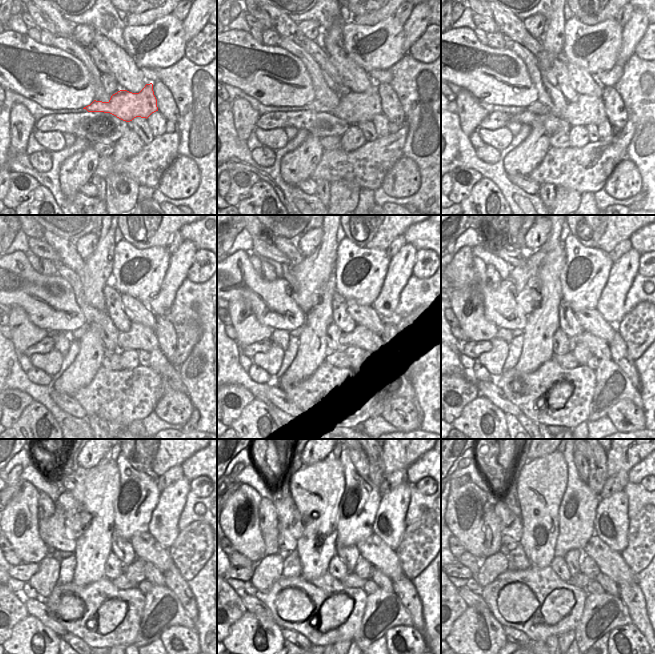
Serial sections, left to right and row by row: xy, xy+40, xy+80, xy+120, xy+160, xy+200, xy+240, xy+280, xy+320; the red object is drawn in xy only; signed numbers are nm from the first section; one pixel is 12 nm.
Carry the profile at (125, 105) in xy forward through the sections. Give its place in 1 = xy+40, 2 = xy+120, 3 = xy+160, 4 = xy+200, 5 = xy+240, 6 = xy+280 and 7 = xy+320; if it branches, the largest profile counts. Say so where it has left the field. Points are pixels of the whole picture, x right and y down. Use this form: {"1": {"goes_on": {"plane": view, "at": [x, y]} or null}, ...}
{"1": {"goes_on": {"plane": "xy+40", "at": [353, 108]}}, "2": {"goes_on": {"plane": "xy+120", "at": [139, 337]}}, "3": {"goes_on": {"plane": "xy+160", "at": [360, 336]}}, "4": {"goes_on": {"plane": "xy+200", "at": [598, 347]}}, "5": {"goes_on": {"plane": "xy+240", "at": [152, 573]}}, "6": {"goes_on": {"plane": "xy+280", "at": [383, 581]}}, "7": {"goes_on": {"plane": "xy+320", "at": [610, 587]}}}

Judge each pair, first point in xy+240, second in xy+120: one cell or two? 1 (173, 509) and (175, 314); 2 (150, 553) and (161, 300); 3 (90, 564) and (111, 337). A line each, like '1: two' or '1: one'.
1: two
2: two
3: two

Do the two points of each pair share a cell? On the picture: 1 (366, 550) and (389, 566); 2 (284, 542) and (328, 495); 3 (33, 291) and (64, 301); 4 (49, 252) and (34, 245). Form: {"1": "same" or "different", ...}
{"1": "same", "2": "different", "3": "same", "4": "same"}

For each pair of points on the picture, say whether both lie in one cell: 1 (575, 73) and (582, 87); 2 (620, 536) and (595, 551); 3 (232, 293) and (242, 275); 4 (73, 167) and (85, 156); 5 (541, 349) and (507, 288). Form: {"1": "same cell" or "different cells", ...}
{"1": "same cell", "2": "different cells", "3": "same cell", "4": "same cell", "5": "different cells"}

